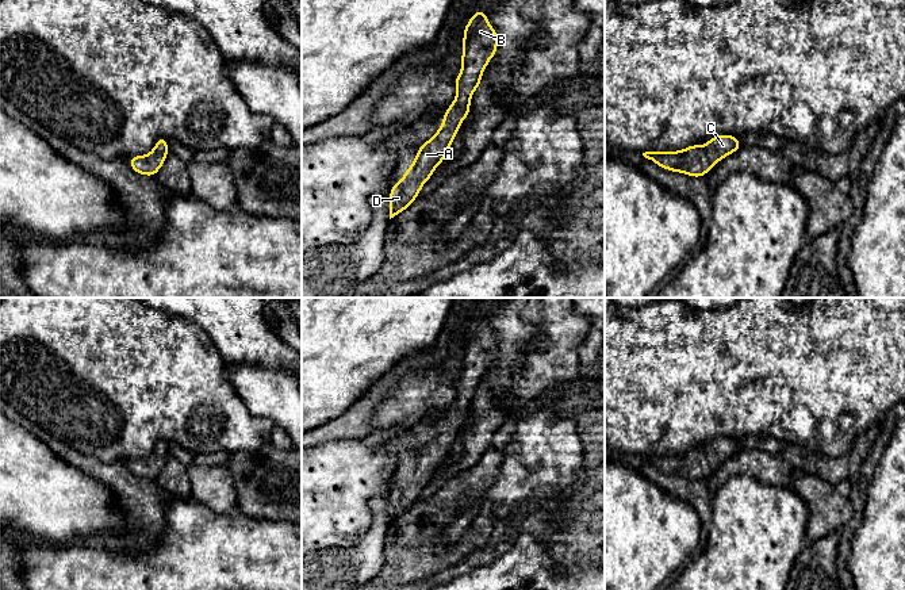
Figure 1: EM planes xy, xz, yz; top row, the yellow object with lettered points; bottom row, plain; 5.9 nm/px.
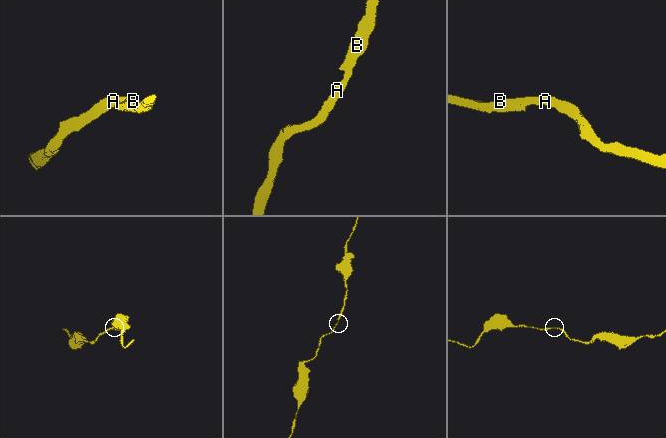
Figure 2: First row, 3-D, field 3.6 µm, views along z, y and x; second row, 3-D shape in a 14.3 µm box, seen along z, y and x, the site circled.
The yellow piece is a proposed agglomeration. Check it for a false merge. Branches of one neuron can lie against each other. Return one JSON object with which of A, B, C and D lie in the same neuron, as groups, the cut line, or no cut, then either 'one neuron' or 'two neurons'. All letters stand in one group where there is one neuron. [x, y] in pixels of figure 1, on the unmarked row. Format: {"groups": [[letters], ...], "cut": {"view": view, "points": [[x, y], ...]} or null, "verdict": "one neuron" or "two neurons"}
{"groups": [["A", "B", "C", "D"]], "cut": null, "verdict": "one neuron"}

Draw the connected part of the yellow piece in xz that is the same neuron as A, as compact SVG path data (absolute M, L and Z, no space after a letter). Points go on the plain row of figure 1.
M484 313L476 314L464 330L461 372L455 382L456 402L444 417L437 436L418 451L403 482L390 493L390 522L404 514L418 501L423 487L442 467L463 424L469 418L471 399L482 386L482 378L496 357L498 338Z

